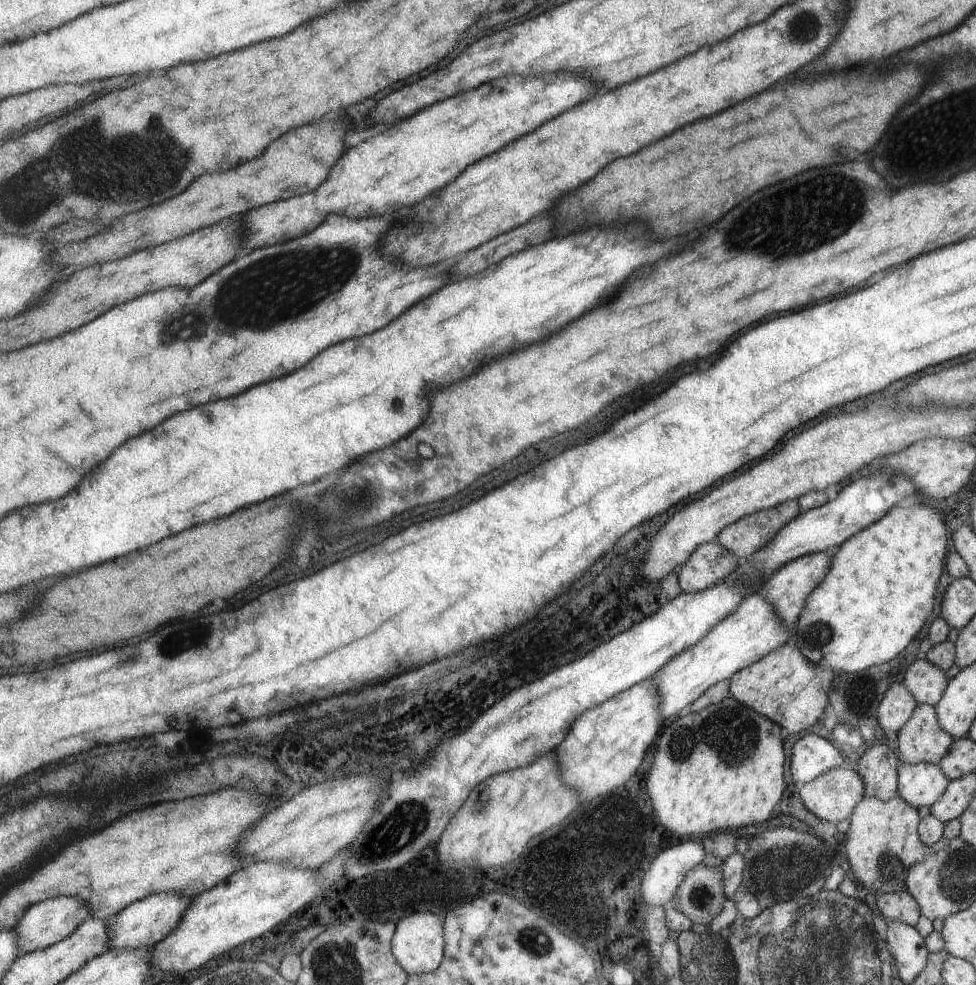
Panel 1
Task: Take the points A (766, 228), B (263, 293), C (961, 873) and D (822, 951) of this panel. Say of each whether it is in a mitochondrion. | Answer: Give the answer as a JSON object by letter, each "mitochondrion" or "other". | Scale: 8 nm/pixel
{"A":"mitochondrion","B":"mitochondrion","C":"mitochondrion","D":"mitochondrion"}

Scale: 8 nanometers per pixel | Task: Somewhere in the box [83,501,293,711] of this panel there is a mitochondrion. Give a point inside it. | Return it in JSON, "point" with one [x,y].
{"point":[179,640]}

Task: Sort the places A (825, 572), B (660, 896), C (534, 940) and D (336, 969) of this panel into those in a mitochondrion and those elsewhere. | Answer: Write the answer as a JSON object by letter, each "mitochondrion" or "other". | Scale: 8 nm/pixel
{"A":"other","B":"other","C":"mitochondrion","D":"mitochondrion"}

